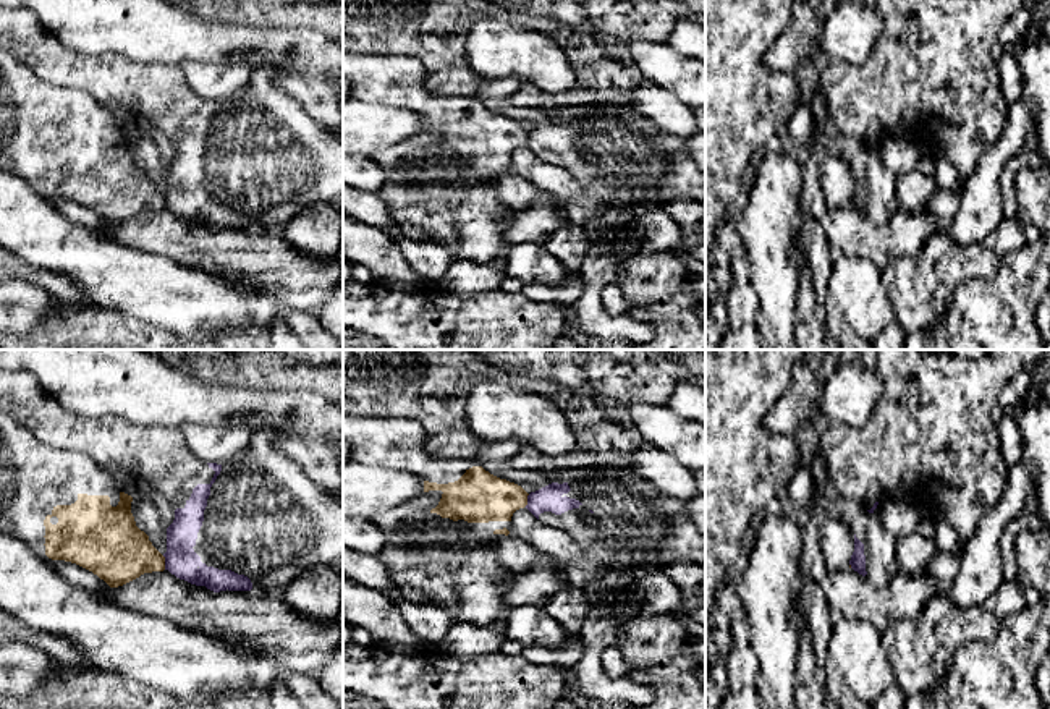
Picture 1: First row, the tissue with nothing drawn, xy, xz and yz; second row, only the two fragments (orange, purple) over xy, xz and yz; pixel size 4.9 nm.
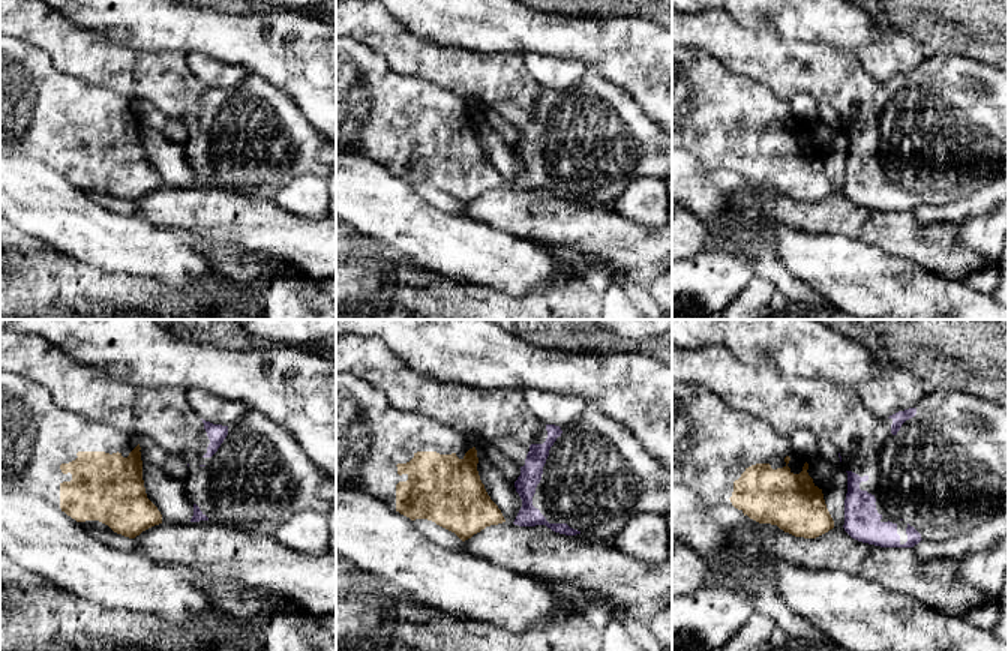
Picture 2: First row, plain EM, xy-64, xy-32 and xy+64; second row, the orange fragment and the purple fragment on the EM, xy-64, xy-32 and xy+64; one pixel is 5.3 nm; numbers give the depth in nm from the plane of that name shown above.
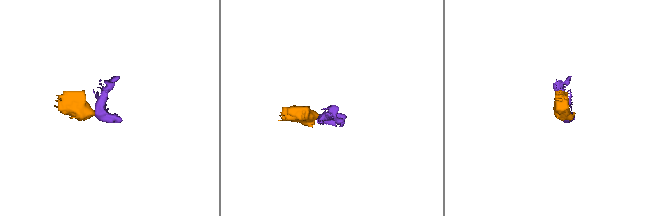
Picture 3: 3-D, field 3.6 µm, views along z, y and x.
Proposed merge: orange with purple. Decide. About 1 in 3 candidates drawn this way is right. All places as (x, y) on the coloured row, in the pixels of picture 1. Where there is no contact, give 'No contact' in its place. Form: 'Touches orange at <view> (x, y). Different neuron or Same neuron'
Touches orange at xy (164, 562). Different neuron

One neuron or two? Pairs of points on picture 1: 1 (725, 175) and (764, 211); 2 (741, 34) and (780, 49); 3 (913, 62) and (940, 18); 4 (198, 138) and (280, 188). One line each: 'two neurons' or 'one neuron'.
1: two neurons
2: two neurons
3: one neuron
4: one neuron

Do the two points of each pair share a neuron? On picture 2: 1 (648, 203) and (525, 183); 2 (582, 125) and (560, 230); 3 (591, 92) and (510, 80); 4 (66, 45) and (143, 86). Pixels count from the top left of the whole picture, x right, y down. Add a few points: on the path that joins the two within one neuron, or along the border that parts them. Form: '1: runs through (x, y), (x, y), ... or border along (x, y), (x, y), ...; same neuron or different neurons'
1: border along (645, 179), (633, 179), (611, 203); different neurons
2: border along (581, 195), (611, 204); different neurons
3: runs through (572, 99), (530, 98); same neuron
4: runs through (86, 56), (113, 65), (123, 75); same neuron

